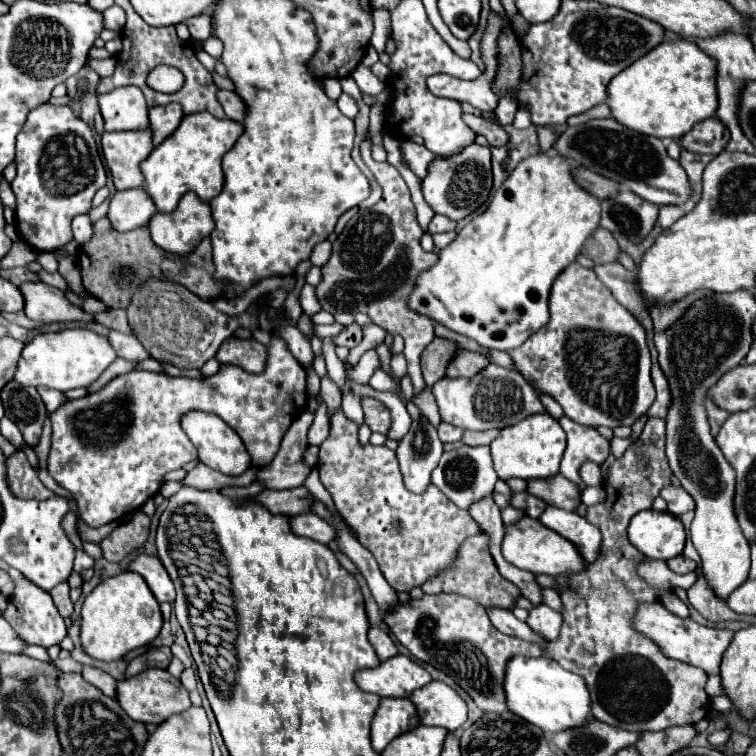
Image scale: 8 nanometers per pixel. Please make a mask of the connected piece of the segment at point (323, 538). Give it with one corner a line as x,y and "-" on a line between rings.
298,514
298,516
292,516
290,518
290,524
292,524
292,530
300,536
308,536
312,540
318,540
322,544
328,544
330,540
336,540
338,532
336,528
320,518
318,514

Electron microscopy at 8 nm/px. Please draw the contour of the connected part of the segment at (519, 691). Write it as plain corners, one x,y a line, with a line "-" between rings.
514,656
508,664
504,690
506,690
508,708
526,722
542,728
542,732
548,736
578,726
586,726
594,720
592,700
586,680
578,674
564,670
560,664
556,664
556,660
548,656
540,656
540,658

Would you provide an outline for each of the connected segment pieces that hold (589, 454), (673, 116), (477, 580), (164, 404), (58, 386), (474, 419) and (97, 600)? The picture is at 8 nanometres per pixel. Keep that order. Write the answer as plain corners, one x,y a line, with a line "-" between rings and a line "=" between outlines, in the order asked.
562,416
558,422
568,436
568,448
566,448
562,464
560,464
560,474
566,476
568,480
572,480
574,484
578,484
580,488
584,488
584,484
578,476
580,464
588,462
588,460
602,464
608,458
610,442
604,436
600,436
594,428
578,424
578,422
570,420
568,416
=
662,40
608,84
612,118
648,136
680,138
694,124
714,116
718,108
716,74
718,62
700,50
694,40
=
472,536
472,540
466,540
460,546
460,564
452,572
444,572
444,576
436,576
436,580
428,580
428,584
422,586
426,594
458,594
476,600
484,608
504,608
504,610
514,610
516,600
522,596
520,588
516,584
504,580
500,576
496,562
490,554
490,536
=
272,336
270,340
270,346
268,346
268,360
266,360
266,368
260,372
260,374
252,374
252,372
246,372
244,368
238,368
234,364
220,364
220,370
214,374
214,376
206,376
204,380
198,380
198,378
174,378
174,376
168,376
164,372
148,372
148,370
132,370
128,374
122,374
122,376
116,376
112,378
104,388
100,388
98,392
92,392
80,400
68,400
64,406
60,406
56,412
50,414
50,422
52,422
52,446
50,446
50,456
48,456
48,472
50,476
62,486
66,488
78,502
78,508
80,508
80,516
84,520
86,526
90,528
98,528
102,524
108,524
108,522
114,522
118,520
120,516
128,514
128,512
134,512
138,510
148,498
152,498
158,490
160,490
160,478
168,472
168,470
176,470
176,468
182,468
186,462
192,462
198,458
196,454
196,448
192,446
192,442
188,440
188,436
184,434
184,430
180,428
180,416
190,412
190,410
204,410
204,412
214,412
218,414
230,428
236,430
236,434
242,438
250,458
252,458
252,464
254,466
268,466
278,448
280,448
280,442
282,442
282,436
286,434
286,430
290,428
290,424
306,410
308,406
308,392
306,392
306,370
302,368
302,364
294,358
294,354
288,350
288,344
280,338
280,336
=
84,328
62,330
62,332
42,332
34,340
30,340
18,360
16,382
26,386
44,386
60,392
86,388
90,386
112,362
116,360
116,352
110,346
108,338
98,336
=
488,364
488,368
476,374
472,380
454,380
444,378
432,386
442,422
464,430
488,430
488,428
506,428
526,416
542,414
544,406
536,396
534,388
518,374
498,364
=
120,572
102,580
84,600
82,606
82,646
98,660
118,660
126,652
148,646
160,634
160,604
138,572

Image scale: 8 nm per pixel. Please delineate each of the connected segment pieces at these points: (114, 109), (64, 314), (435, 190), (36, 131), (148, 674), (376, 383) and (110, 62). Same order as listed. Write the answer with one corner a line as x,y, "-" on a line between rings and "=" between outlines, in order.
124,86
98,96
98,106
106,132
148,128
148,106
136,86
=
26,282
20,286
26,298
24,312
30,320
40,324
60,322
94,322
94,316
66,298
64,290
46,286
42,282
=
472,144
464,152
446,158
434,158
428,166
428,174
422,180
424,200
436,214
448,216
450,220
462,220
476,212
490,194
492,188
492,168
490,168
490,148
=
40,104
28,114
28,120
16,142
16,178
12,192
16,196
16,230
20,240
38,252
54,252
72,240
72,218
90,210
96,190
106,186
106,172
94,142
94,132
68,106
=
146,668
136,676
116,680
116,700
132,720
138,720
142,724
148,724
148,722
162,724
172,714
184,712
192,706
188,690
180,684
180,680
176,680
172,674
160,668
=
376,370
376,372
372,374
372,378
370,378
368,384
370,384
374,390
392,390
392,392
398,394
396,384
394,384
394,382
388,378
388,374
382,372
382,370
=
110,56
106,60
90,60
90,66
100,74
100,76
110,76
116,66
116,58

